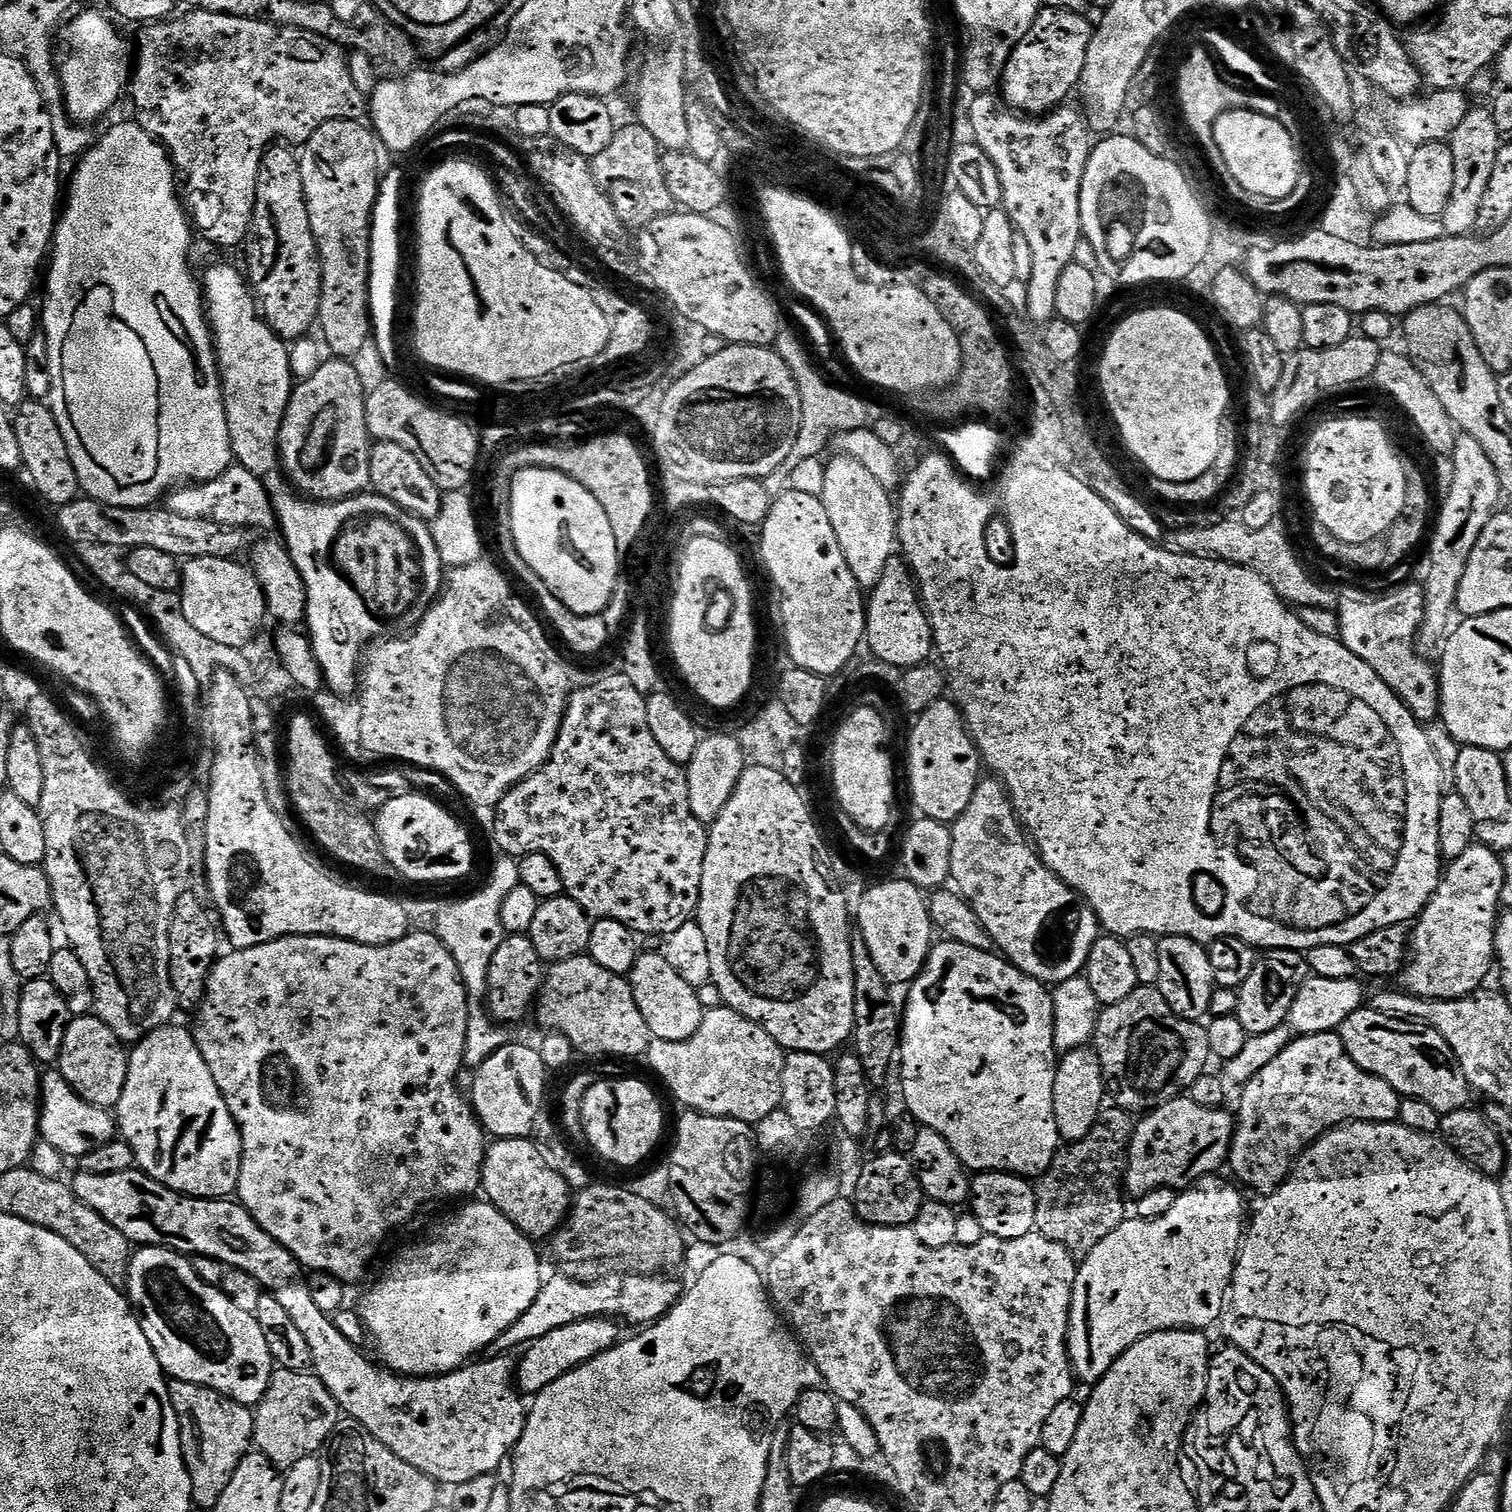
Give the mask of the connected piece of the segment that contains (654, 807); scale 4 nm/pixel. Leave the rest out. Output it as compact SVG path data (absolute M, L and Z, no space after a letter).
M623 674L617 676L604 676L601 680L596 680L593 684L588 684L585 688L580 688L571 693L568 698L568 705L564 711L564 717L560 723L560 729L557 732L557 738L552 746L552 752L548 755L548 760L536 772L531 772L524 780L518 782L508 791L504 797L500 799L499 804L494 809L496 821L492 824L492 836L496 839L496 844L501 849L501 853L507 854L513 858L524 856L528 852L544 852L546 858L550 858L550 862L554 862L554 866L558 866L558 874L562 874L562 882L564 883L564 891L567 896L574 898L574 902L578 902L578 906L582 906L582 910L587 912L589 916L596 920L613 920L614 922L622 922L622 926L626 926L630 931L644 936L661 936L661 938L670 937L676 930L681 929L682 925L691 921L696 914L696 907L700 905L700 887L702 886L702 866L706 862L706 850L708 849L708 833L709 829L698 818L694 818L694 810L690 810L690 790L688 789L688 774L681 765L675 764L667 754L662 751L662 746L658 746L654 734L650 734L650 721L646 718L646 696L639 693L634 688L633 683Z

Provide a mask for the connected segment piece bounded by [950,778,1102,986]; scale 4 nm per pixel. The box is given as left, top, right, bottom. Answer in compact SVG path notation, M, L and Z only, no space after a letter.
M981 779L974 790L974 798L970 798L970 806L966 806L964 813L951 825L950 880L955 891L964 897L978 916L986 934L990 934L999 955L1035 980L1055 986L1083 973L1090 950L1102 934L1100 919L1080 893L1069 888L1044 865L1017 818L1003 783L991 779Z

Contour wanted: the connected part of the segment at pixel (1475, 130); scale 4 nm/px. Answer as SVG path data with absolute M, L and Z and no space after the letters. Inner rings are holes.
M1469 107L1466 118L1458 122L1447 145L1454 154L1454 190L1439 220L1445 227L1445 236L1470 236L1477 231L1478 210L1481 209L1482 197L1485 195L1486 186L1489 185L1490 173L1502 145L1498 126L1494 126L1491 107Z

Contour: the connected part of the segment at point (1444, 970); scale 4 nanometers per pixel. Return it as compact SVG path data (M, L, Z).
M1476 842L1471 848L1466 850L1458 859L1451 861L1443 869L1440 877L1440 885L1436 888L1436 893L1432 896L1432 901L1425 906L1424 911L1420 913L1415 921L1414 927L1410 932L1410 955L1403 968L1398 973L1399 987L1407 992L1410 996L1421 996L1423 1000L1457 1000L1463 996L1469 996L1470 993L1477 991L1480 984L1488 976L1488 971L1493 971L1494 961L1496 958L1496 921L1502 911L1502 886L1504 885L1504 862L1493 848L1488 848L1485 844Z

